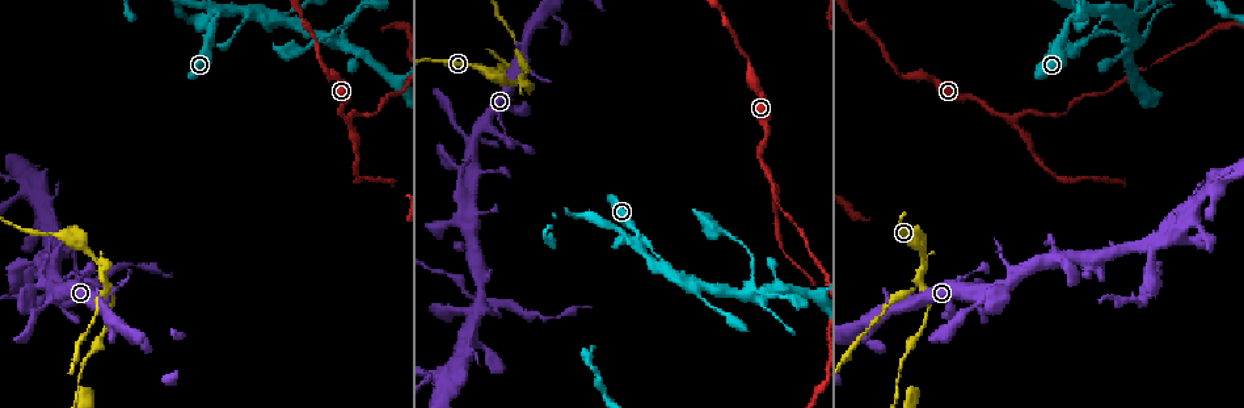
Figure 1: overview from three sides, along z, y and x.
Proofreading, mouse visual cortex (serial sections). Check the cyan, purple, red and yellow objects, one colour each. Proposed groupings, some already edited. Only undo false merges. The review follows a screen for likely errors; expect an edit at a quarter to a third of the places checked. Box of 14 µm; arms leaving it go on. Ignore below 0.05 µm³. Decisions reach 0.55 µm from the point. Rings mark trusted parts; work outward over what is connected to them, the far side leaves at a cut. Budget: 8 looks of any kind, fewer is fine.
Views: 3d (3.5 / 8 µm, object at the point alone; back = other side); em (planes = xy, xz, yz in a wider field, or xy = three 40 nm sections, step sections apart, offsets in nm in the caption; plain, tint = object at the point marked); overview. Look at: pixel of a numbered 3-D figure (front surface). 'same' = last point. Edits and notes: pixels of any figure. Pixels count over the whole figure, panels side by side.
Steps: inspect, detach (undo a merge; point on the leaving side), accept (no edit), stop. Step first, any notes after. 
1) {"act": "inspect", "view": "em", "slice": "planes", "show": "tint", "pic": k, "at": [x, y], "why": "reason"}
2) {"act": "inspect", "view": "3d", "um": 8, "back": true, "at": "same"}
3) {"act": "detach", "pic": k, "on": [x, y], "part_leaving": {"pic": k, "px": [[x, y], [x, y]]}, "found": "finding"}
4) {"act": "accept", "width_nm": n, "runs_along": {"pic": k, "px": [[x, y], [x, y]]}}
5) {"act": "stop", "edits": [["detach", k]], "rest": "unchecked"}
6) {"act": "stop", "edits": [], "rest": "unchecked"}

{"act": "inspect", "view": "3d", "um": 8, "pic": 1, "at": [525, 81], "why": "three arms meet"}

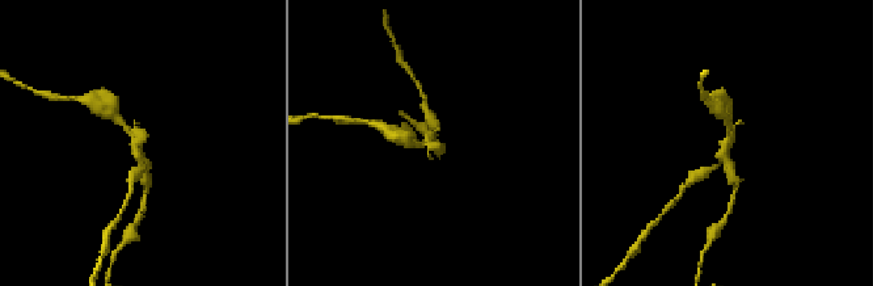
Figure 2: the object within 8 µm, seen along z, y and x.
{"act": "inspect", "view": "em", "slice": "xy", "step": 1, "show": "tint", "pic": 2, "at": [138, 155], "arms": 3, "arm_widths_nm": [150, 250, 250], "why": "need the tissue"}

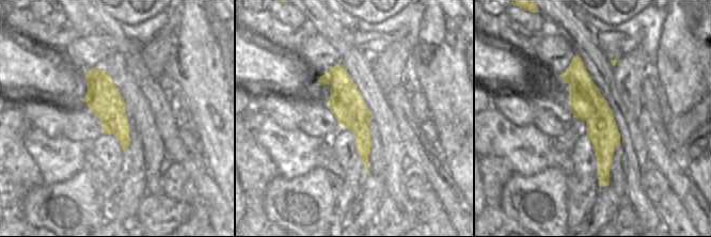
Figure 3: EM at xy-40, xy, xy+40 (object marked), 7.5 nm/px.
{"act": "detach", "pic": 2, "on": [147, 184], "part_leaving": {"pic": 2, "px": [[730, 133], [726, 160], [736, 180]]}, "found": "a second cell is stuck on"}

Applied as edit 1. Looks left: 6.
{"act": "inspect", "view": "overview"}

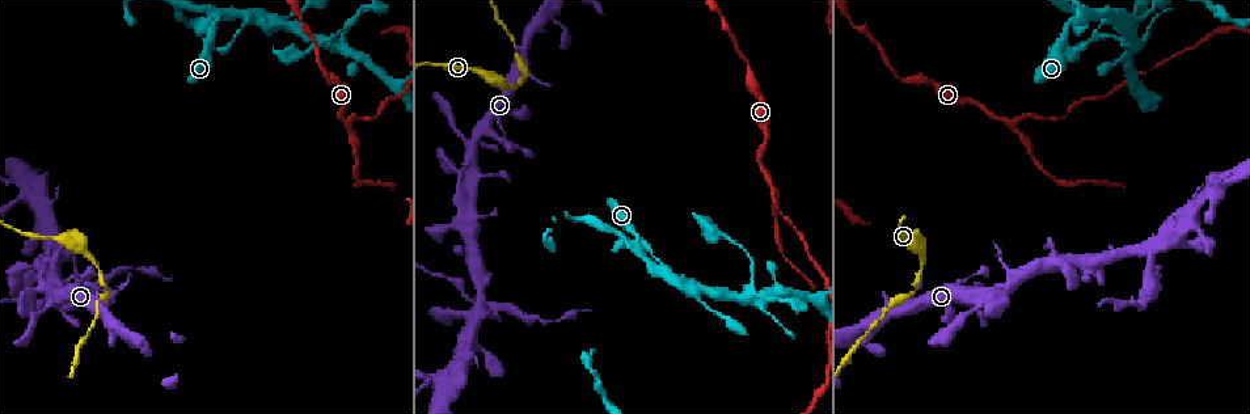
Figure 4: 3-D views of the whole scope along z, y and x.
{"act": "inspect", "view": "3d", "um": 3.5, "pic": 4, "at": [482, 310], "why": "thin arm on a thick one"}

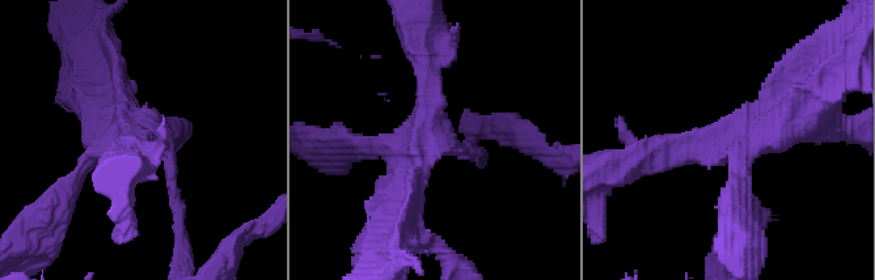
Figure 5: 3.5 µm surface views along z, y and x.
{"act": "inspect", "view": "em", "slice": "xy", "step": 2, "show": "tint", "pic": 5, "at": [435, 133], "arms": 4, "arm_widths_nm": [150, 200, 300, 450]}

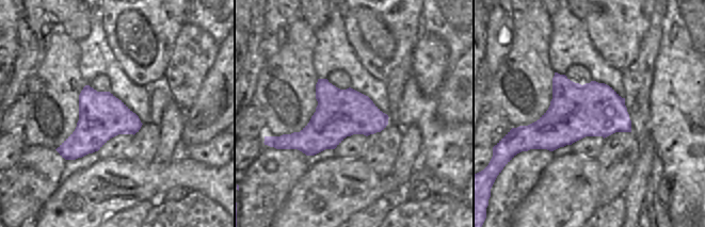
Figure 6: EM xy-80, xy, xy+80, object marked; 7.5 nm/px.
{"act": "accept", "runs_along": {"pic": 5, "px": [[642, 158], [797, 119]]}, "found": "all the same cell"}

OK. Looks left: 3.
{"act": "inspect", "view": "3d", "um": 3.5, "pic": 4, "at": [75, 305], "why": "sharp bend"}

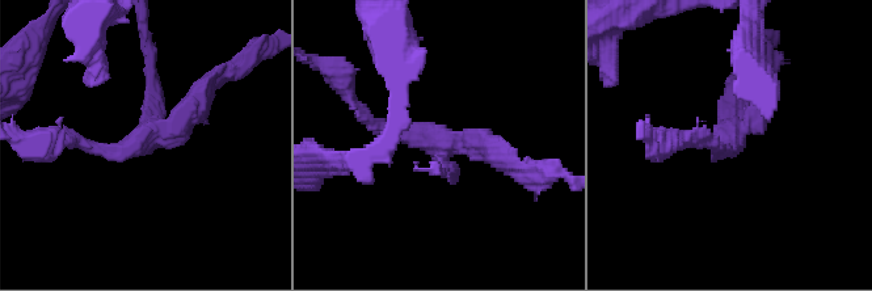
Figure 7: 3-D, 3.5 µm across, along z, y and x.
{"act": "inspect", "view": "em", "slice": "xy", "step": 5, "show": "tint", "pic": 7, "at": [733, 133], "arms": 3, "arm_widths_nm": [100, 200, 300]}

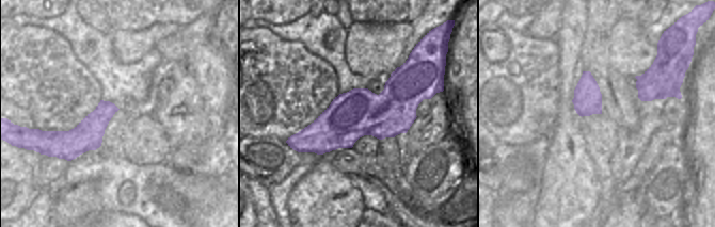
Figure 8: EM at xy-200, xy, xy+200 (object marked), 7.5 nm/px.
{"act": "inspect", "view": "em", "slice": "xy", "step": 1, "show": "tint", "at": "same", "why": "another direction"}

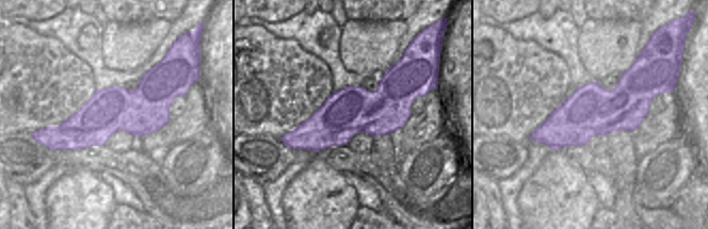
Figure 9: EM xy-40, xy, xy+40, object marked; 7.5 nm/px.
{"act": "detach", "pic": 7, "on": [118, 150], "part_leaving": {"pic": 7, "px": [[147, 127], [171, 131], [235, 71]]}, "found": "two cells meet here"}

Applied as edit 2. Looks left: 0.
{"act": "stop", "edits": [["detach", 2], ["detach", 7]], "rest": "unchecked"}

